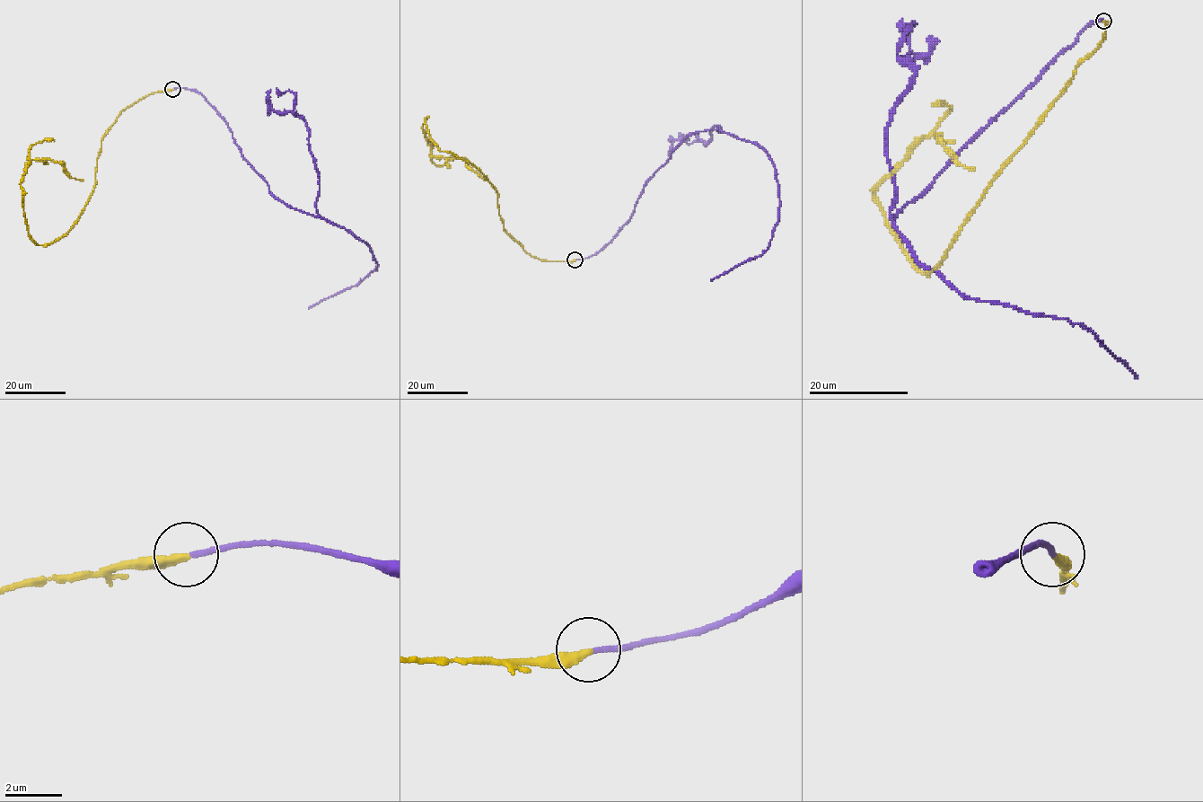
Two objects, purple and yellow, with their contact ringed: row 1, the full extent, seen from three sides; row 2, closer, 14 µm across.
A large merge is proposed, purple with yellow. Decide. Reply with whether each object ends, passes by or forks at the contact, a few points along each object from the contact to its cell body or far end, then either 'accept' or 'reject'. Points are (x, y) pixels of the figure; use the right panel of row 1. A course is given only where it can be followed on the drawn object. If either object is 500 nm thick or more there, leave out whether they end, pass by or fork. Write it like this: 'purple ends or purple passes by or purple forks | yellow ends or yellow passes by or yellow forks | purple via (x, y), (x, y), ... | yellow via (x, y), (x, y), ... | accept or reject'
purple ends | yellow ends | purple via (1103, 21), (1092, 22), (895, 216), (892, 227), (912, 255), (956, 289), (1082, 324), (1137, 377) | yellow via (1103, 21), (1096, 48), (924, 273), (888, 224), (875, 188), (933, 136), (972, 169) | accept

